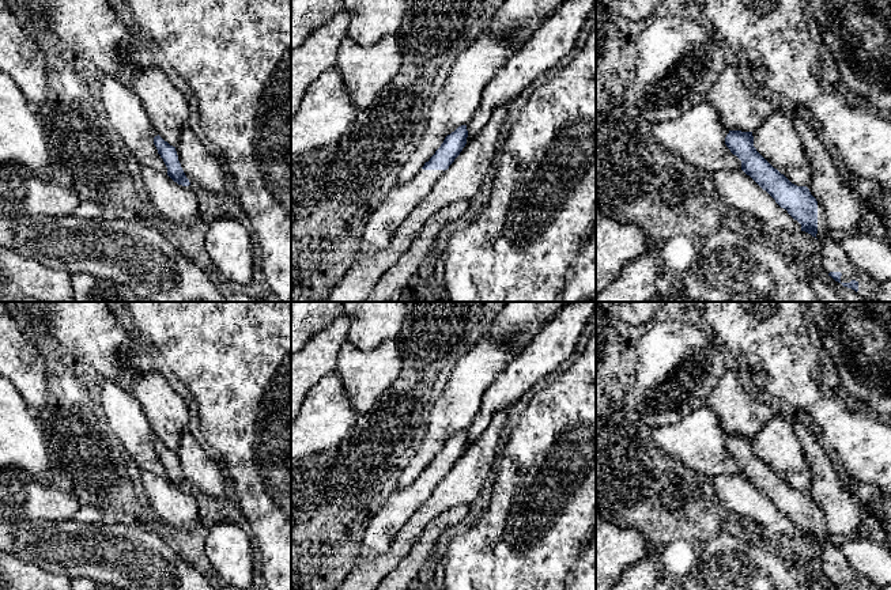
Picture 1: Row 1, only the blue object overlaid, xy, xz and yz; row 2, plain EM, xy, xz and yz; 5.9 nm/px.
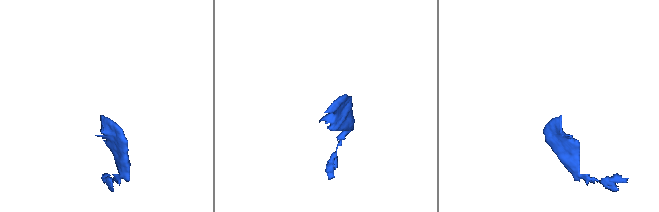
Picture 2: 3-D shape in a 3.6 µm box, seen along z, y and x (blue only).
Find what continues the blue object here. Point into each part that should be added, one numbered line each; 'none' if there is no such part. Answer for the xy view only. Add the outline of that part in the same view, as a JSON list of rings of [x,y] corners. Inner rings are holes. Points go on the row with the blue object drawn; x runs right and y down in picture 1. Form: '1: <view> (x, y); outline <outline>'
none

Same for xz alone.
1: xz (388, 216); outline [[[422,169],[412,179],[397,184],[374,209],[367,222],[356,258],[389,246],[397,228],[411,211],[428,194],[433,185],[443,173],[443,170]]]

